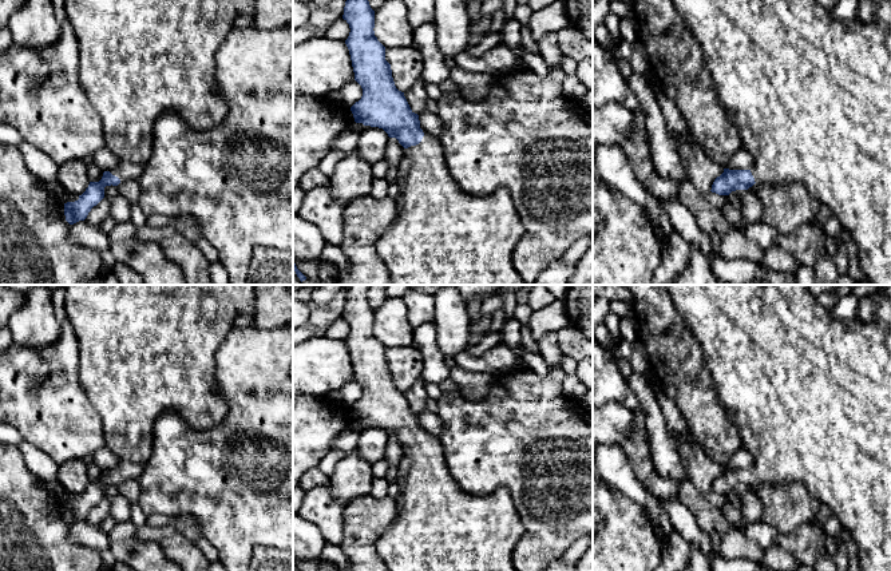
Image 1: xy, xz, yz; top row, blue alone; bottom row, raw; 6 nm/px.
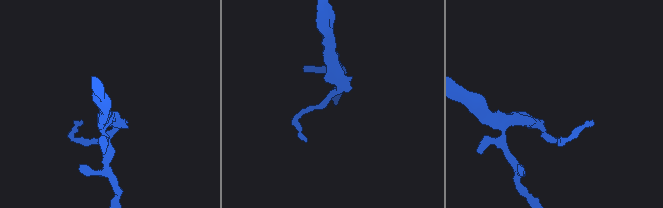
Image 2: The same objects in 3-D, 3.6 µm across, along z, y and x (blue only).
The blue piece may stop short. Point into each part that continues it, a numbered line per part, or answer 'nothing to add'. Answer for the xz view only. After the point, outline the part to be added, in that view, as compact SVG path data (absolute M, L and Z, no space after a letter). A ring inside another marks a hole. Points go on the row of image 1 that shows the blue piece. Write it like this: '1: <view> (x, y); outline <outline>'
1: xz (440, 236); outline M424 134L419 144L405 148L404 156L397 168L401 174L401 189L399 197L395 199L395 219L379 237L375 245L379 257L389 271L388 285L526 285L512 265L512 253L524 233L524 227L518 217L518 213L512 203L512 198L507 189L499 187L492 194L486 197L471 195L464 193L448 171L444 159L443 146L439 138L427 134Z

